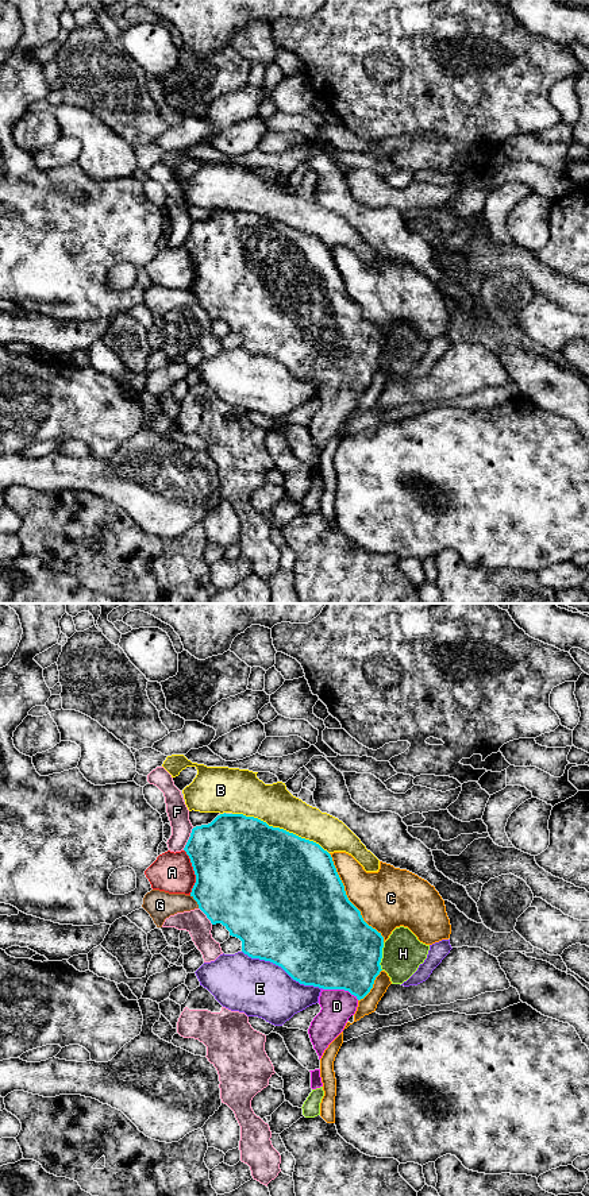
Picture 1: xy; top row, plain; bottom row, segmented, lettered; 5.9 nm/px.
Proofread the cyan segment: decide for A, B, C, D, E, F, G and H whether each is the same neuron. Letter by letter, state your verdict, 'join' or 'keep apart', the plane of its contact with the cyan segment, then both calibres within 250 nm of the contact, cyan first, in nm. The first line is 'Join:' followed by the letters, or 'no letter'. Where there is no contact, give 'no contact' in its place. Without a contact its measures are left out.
Join: D
A: keep apart; meets cyan in xy; 500 nm thick on the cyan side, 240 nm on the other
B: keep apart; meets cyan in xy; 500 nm thick on the cyan side, 240 nm on the other
C: keep apart; meets cyan in xy; 500 nm thick on the cyan side, 360 nm on the other
D: join; meets cyan in xy; 500 nm thick on the cyan side, 190 nm on the other
E: keep apart; meets cyan in xy; 500 nm thick on the cyan side, 340 nm on the other
F: keep apart; meets cyan in xy; 440 nm thick on the cyan side, 130 nm on the other
G: keep apart; meets cyan in xy; 480 nm thick on the cyan side, 170 nm on the other
H: keep apart; meets cyan in xy; 460 nm thick on the cyan side, 240 nm on the other

